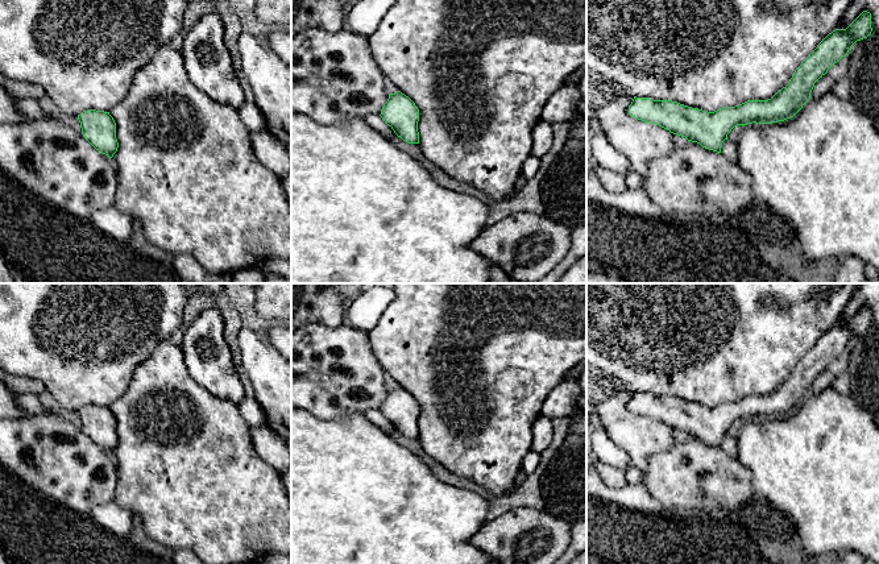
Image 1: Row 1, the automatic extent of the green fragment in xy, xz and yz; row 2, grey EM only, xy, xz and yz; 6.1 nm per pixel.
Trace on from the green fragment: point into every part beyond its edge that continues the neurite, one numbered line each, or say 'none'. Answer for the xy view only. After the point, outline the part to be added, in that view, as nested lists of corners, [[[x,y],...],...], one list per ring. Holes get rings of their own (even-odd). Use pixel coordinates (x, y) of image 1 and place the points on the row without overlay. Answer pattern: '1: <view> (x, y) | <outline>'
none

